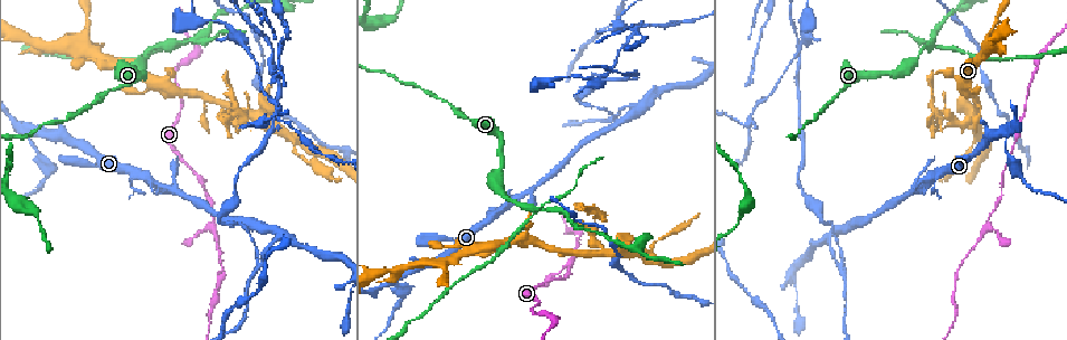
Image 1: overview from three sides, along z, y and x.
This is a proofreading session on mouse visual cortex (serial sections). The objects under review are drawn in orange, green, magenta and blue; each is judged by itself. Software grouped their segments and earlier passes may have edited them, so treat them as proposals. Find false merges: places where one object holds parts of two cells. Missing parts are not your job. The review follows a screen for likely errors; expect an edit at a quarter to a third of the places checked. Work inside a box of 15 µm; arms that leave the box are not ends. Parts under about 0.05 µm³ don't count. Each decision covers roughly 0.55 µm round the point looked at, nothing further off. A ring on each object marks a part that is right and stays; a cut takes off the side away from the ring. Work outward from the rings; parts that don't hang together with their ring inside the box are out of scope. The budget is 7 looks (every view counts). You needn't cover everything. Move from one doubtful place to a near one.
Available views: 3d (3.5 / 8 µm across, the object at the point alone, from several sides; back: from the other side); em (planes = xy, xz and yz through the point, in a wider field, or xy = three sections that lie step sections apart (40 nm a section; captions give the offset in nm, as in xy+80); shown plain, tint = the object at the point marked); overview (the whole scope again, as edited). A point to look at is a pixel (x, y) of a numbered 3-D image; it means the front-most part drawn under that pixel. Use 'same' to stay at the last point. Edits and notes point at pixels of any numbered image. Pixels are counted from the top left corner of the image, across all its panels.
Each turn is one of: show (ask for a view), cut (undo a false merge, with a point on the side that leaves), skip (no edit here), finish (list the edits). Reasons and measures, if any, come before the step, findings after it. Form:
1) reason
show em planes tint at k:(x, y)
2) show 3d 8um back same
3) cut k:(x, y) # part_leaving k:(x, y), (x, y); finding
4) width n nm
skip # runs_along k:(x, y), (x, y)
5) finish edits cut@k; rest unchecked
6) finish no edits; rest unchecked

four or more arms meet
show 3d 3.5um at 1:(535, 208)

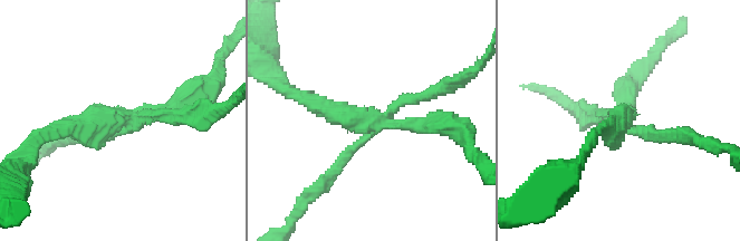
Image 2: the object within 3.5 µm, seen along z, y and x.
arms 4; arm_widths 100, 150, 200, 250 nm; shape alone is not enough
show em xy step 1 tint at 2:(122, 121)

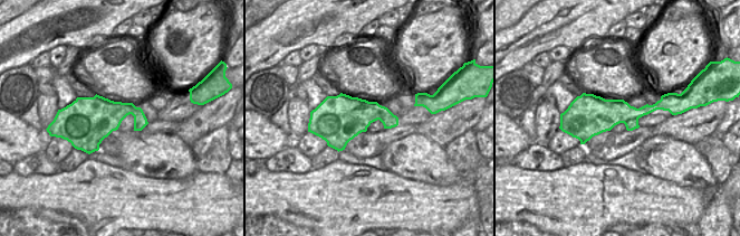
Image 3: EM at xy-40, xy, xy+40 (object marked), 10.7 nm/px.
skip # runs_along 2:(51, 129), (121, 123), (189, 98); one cell here

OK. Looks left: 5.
a narrow waist
show 3d 3.5um at 1:(978, 112)

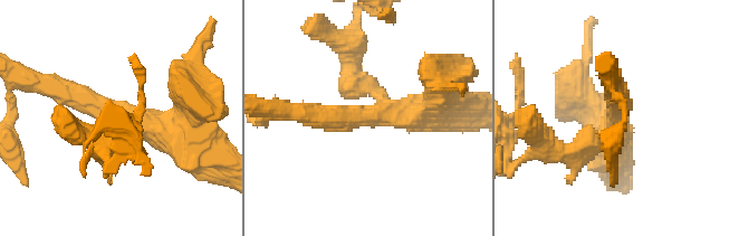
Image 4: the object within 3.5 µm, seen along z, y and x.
arms 3; arm_widths 300, 300, 500 nm; need the tissue
show em xy step 3 plain at 4:(615, 122)

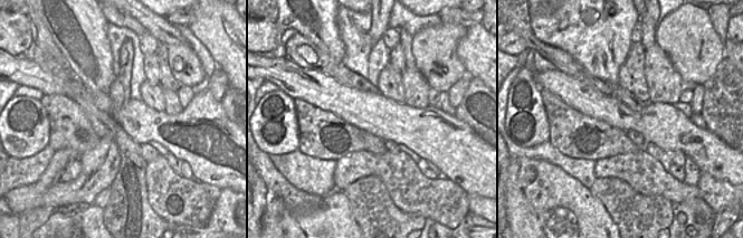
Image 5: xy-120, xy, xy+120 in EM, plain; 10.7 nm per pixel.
where the object lies
show em xy step 3 tint same

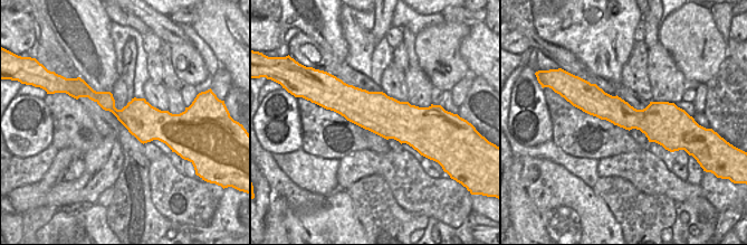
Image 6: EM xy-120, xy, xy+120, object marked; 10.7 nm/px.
width 440 nm
skip # runs_along 6:(581, 105), (672, 113); all the same cell

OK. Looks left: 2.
small branch off a trunk
show 3d 3.5um at 1:(290, 135)

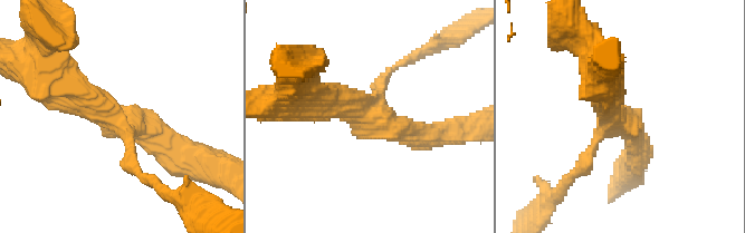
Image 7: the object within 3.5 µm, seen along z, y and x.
arms 3; arm_widths 150, 350, 450 nm
show em xy step 3 tint at 7:(615, 118)

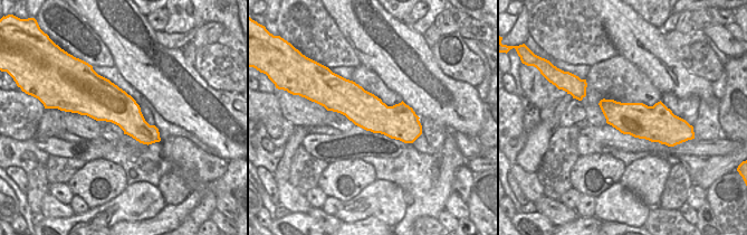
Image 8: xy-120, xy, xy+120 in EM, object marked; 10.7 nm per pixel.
skip # runs_along 8:(328, 101), (353, 101), (419, 131); one cell here

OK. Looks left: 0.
finish no edits; rest unchecked

